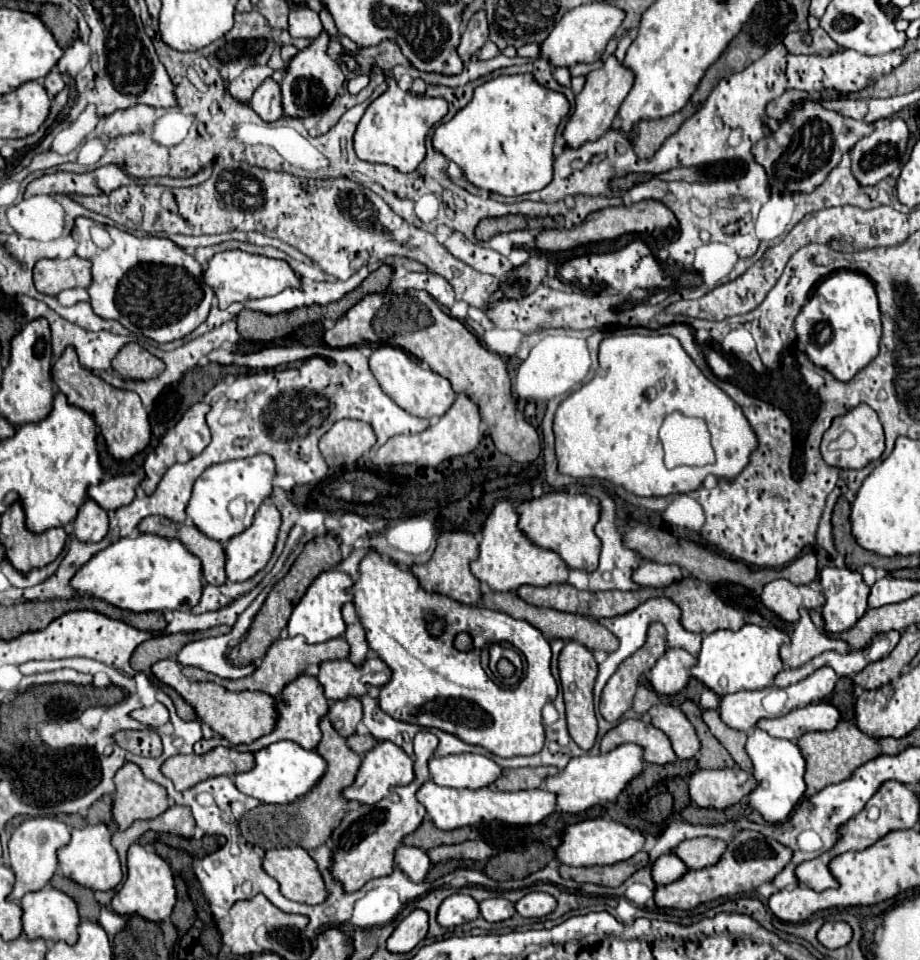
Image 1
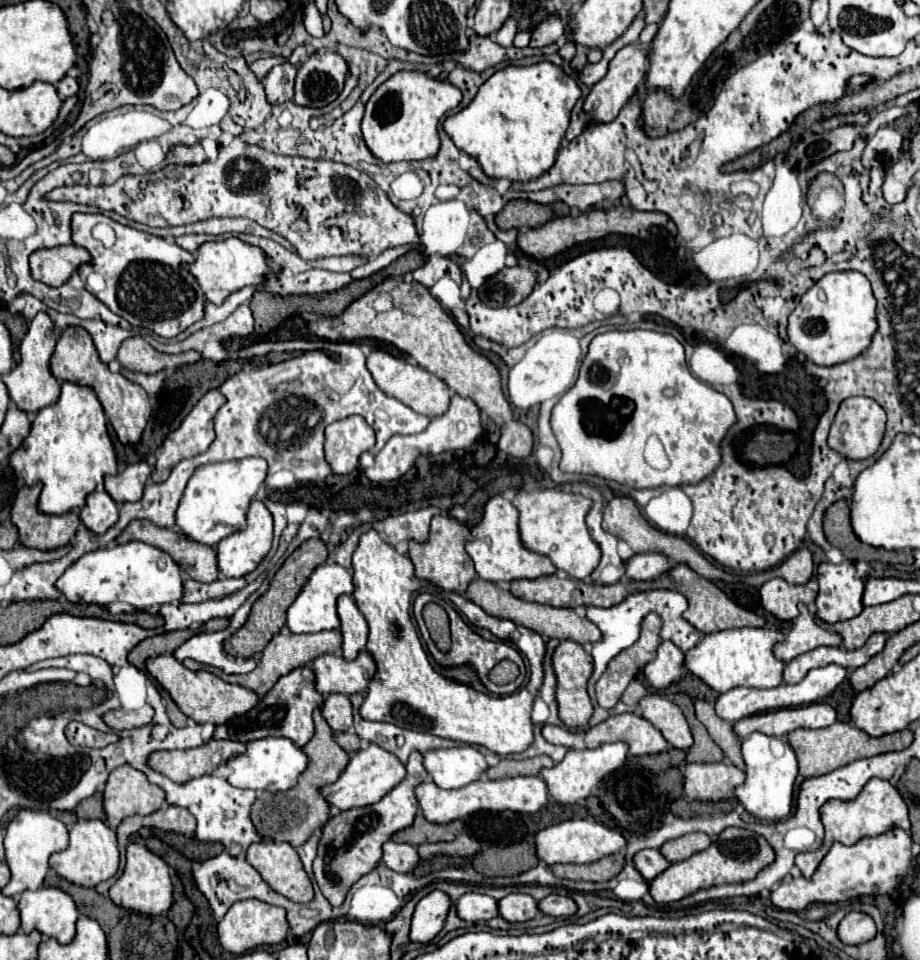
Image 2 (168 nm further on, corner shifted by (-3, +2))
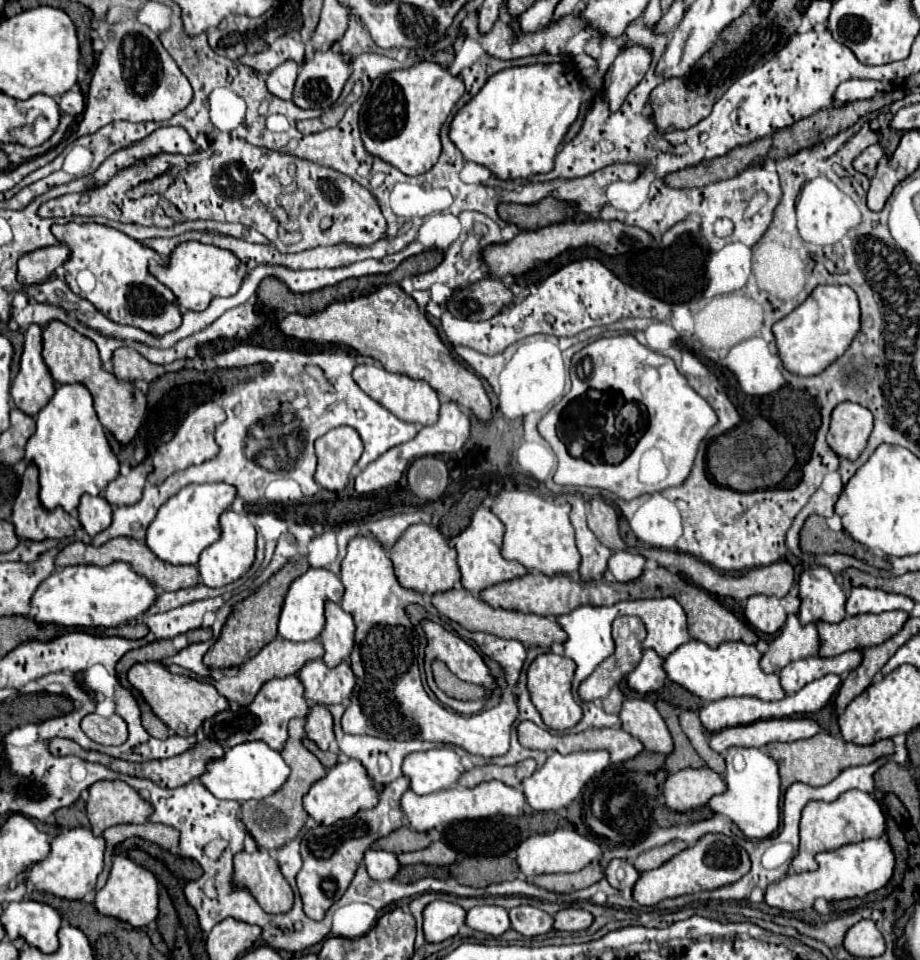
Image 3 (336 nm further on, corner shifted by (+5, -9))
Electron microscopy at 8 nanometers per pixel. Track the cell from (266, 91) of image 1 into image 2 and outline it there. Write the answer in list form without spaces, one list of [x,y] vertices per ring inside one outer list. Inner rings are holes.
[[[289,63],[277,65],[269,71],[269,75],[263,79],[267,103],[271,105],[281,105],[291,101],[293,97],[293,79],[295,79],[297,69]]]

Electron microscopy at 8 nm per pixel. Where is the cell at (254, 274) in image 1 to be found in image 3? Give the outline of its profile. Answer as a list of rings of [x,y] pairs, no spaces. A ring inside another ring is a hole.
[[[203,242],[177,244],[169,254],[169,264],[151,272],[173,292],[175,304],[185,310],[205,310],[205,306],[209,306],[215,296],[233,296],[241,286],[241,276],[237,274],[237,258],[233,258],[229,250],[221,250]]]

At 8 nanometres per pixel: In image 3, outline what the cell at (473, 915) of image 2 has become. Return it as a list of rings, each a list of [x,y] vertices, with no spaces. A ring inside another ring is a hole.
[[[475,906],[467,912],[467,926],[489,936],[501,936],[511,928],[511,920],[501,906]]]

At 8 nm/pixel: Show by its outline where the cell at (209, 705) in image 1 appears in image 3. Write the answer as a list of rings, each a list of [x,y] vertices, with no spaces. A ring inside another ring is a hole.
[[[161,662],[133,664],[127,672],[127,680],[151,706],[153,714],[177,736],[193,736],[195,730],[201,728],[205,718],[211,718],[213,714],[217,714],[217,710],[225,710],[229,706],[227,700],[215,690],[215,686],[189,676],[171,674]]]

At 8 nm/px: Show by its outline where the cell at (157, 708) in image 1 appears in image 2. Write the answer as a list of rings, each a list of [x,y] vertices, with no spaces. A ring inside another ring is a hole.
[[[143,705],[137,711],[129,711],[129,709],[109,711],[103,719],[109,727],[113,727],[115,731],[121,731],[121,729],[133,729],[133,727],[143,727],[143,725],[151,723],[153,713],[155,711],[153,711],[151,705]]]

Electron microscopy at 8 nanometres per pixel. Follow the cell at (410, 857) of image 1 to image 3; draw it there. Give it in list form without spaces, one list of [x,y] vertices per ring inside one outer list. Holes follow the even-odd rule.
[[[367,850],[363,854],[363,864],[367,868],[367,874],[373,880],[389,880],[399,870],[397,856],[393,852],[385,852],[385,850]]]

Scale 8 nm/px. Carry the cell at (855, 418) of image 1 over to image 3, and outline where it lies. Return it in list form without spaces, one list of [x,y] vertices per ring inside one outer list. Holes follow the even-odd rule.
[[[841,402],[831,414],[831,428],[827,434],[829,446],[847,460],[857,460],[873,430],[873,414],[853,402]]]

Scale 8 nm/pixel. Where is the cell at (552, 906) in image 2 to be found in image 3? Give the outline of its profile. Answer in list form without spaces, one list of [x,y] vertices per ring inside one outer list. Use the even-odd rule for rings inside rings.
[[[565,908],[557,912],[555,916],[555,930],[587,930],[593,924],[593,914],[579,908]]]

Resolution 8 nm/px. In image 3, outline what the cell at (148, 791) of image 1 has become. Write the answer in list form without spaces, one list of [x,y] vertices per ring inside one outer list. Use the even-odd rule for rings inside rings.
[[[103,780],[89,788],[87,818],[95,836],[101,836],[109,826],[143,824],[149,820],[151,812],[149,802],[121,780]]]

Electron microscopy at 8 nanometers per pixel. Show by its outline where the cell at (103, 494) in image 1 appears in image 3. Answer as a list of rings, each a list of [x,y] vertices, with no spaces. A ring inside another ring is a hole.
[[[147,462],[131,468],[129,474],[119,474],[113,482],[109,482],[105,490],[105,498],[111,506],[125,506],[125,504],[135,504],[141,498],[146,484],[147,475],[151,471],[151,466]]]

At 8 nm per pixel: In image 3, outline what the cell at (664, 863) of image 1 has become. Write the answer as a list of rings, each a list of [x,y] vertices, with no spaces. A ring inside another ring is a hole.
[[[611,860],[607,868],[603,868],[603,874],[605,880],[621,892],[629,892],[639,878],[639,872],[633,870],[633,866],[629,866],[627,860]]]

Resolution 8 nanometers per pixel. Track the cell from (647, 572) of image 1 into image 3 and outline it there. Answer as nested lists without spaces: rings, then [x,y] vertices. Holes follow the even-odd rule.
[[[615,552],[609,558],[609,570],[617,582],[631,582],[641,574],[645,566],[645,558],[641,554],[631,554],[631,552]]]

